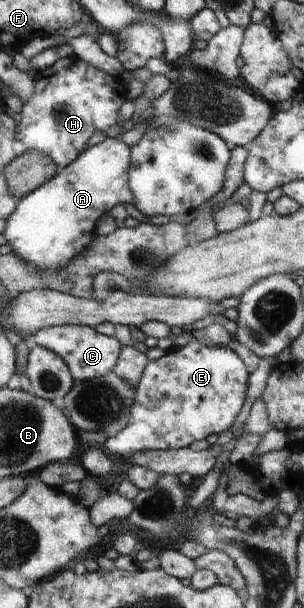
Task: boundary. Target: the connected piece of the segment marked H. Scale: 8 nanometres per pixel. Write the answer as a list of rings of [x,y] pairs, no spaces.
[[[77,54],[58,60],[37,78],[36,94],[22,108],[22,121],[17,129],[18,142],[24,142],[28,151],[52,156],[52,160],[62,168],[70,167],[87,150],[87,144],[96,132],[107,135],[107,138],[124,134],[124,130],[120,128],[120,112],[128,102],[126,85],[120,76],[110,76],[102,72]]]

